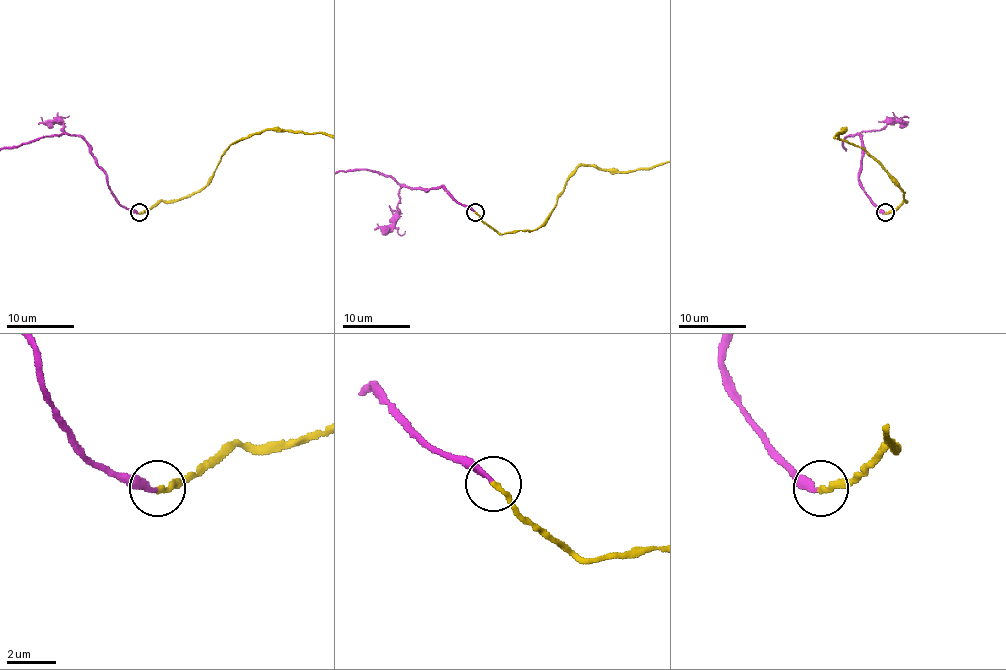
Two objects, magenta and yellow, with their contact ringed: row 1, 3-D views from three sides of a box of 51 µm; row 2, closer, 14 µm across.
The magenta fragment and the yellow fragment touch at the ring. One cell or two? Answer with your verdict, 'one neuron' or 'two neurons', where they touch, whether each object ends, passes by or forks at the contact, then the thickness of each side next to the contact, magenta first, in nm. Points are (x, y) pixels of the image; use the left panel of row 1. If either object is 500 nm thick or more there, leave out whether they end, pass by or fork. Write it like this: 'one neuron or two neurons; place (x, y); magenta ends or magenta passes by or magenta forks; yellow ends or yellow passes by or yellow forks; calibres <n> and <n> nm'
one neuron; place (139, 212); magenta ends; yellow ends; calibres 240 and 240 nm

